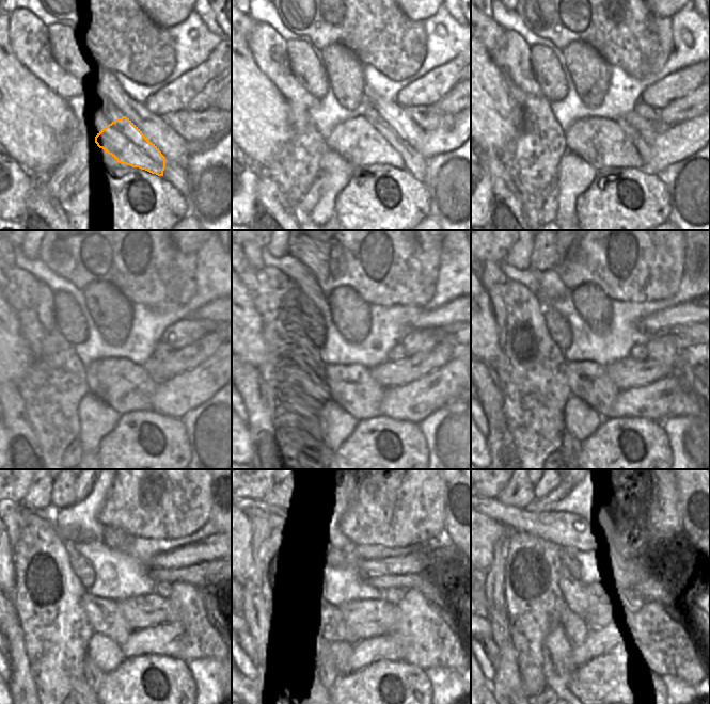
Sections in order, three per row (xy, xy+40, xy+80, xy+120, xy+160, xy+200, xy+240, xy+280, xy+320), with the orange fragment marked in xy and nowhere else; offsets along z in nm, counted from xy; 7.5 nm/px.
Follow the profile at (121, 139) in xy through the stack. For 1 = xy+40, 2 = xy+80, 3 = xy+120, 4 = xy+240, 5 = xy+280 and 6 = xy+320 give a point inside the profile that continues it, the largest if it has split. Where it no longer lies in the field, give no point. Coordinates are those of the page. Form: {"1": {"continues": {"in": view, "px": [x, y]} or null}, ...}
{"1": {"continues": {"in": "xy+40", "px": [356, 140]}}, "2": {"continues": {"in": "xy+80", "px": [601, 142]}}, "3": {"continues": {"in": "xy+120", "px": [126, 386]}}, "4": {"continues": {"in": "xy+240", "px": [105, 617]}}, "5": {"continues": {"in": "xy+280", "px": [334, 607]}}, "6": {"continues": {"in": "xy+320", "px": [571, 596]}}}

